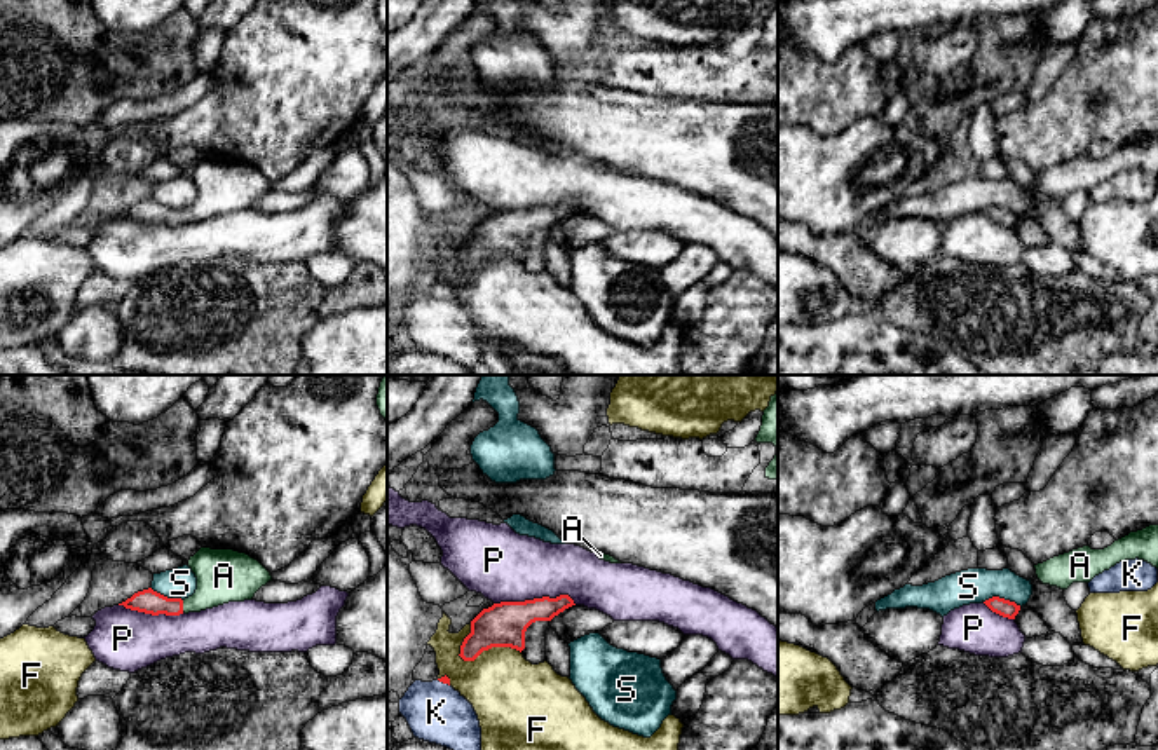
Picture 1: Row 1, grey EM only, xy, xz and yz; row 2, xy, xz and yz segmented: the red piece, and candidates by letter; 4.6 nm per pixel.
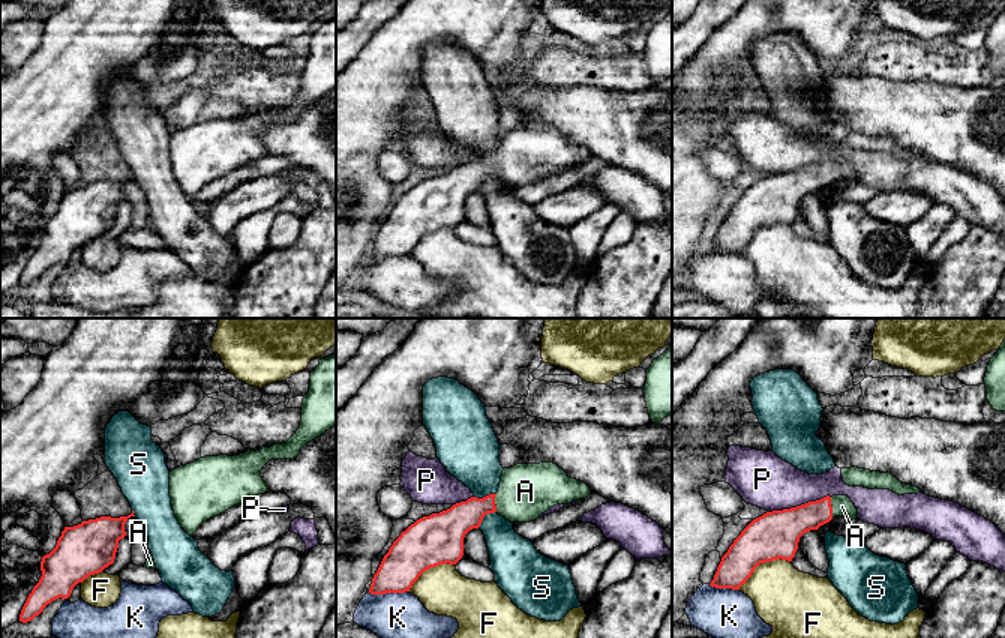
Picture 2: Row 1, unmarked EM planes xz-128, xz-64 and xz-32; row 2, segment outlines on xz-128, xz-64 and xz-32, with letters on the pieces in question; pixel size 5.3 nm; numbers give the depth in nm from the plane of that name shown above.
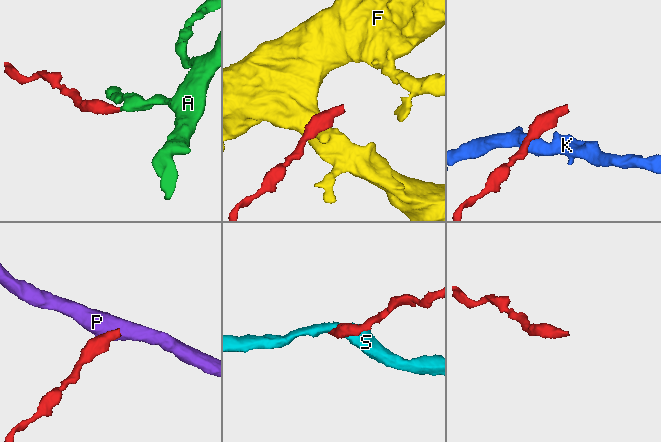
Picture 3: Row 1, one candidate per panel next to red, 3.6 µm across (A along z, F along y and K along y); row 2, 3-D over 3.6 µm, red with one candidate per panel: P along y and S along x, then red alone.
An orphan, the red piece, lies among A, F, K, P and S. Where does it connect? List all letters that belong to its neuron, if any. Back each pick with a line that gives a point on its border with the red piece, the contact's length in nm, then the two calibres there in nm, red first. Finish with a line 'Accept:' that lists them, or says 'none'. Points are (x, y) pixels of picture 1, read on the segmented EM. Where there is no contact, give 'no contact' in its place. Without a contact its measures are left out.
A: contact xy (182, 606); length 60 nm; calibres 110 and 240 nm
Accept: A

